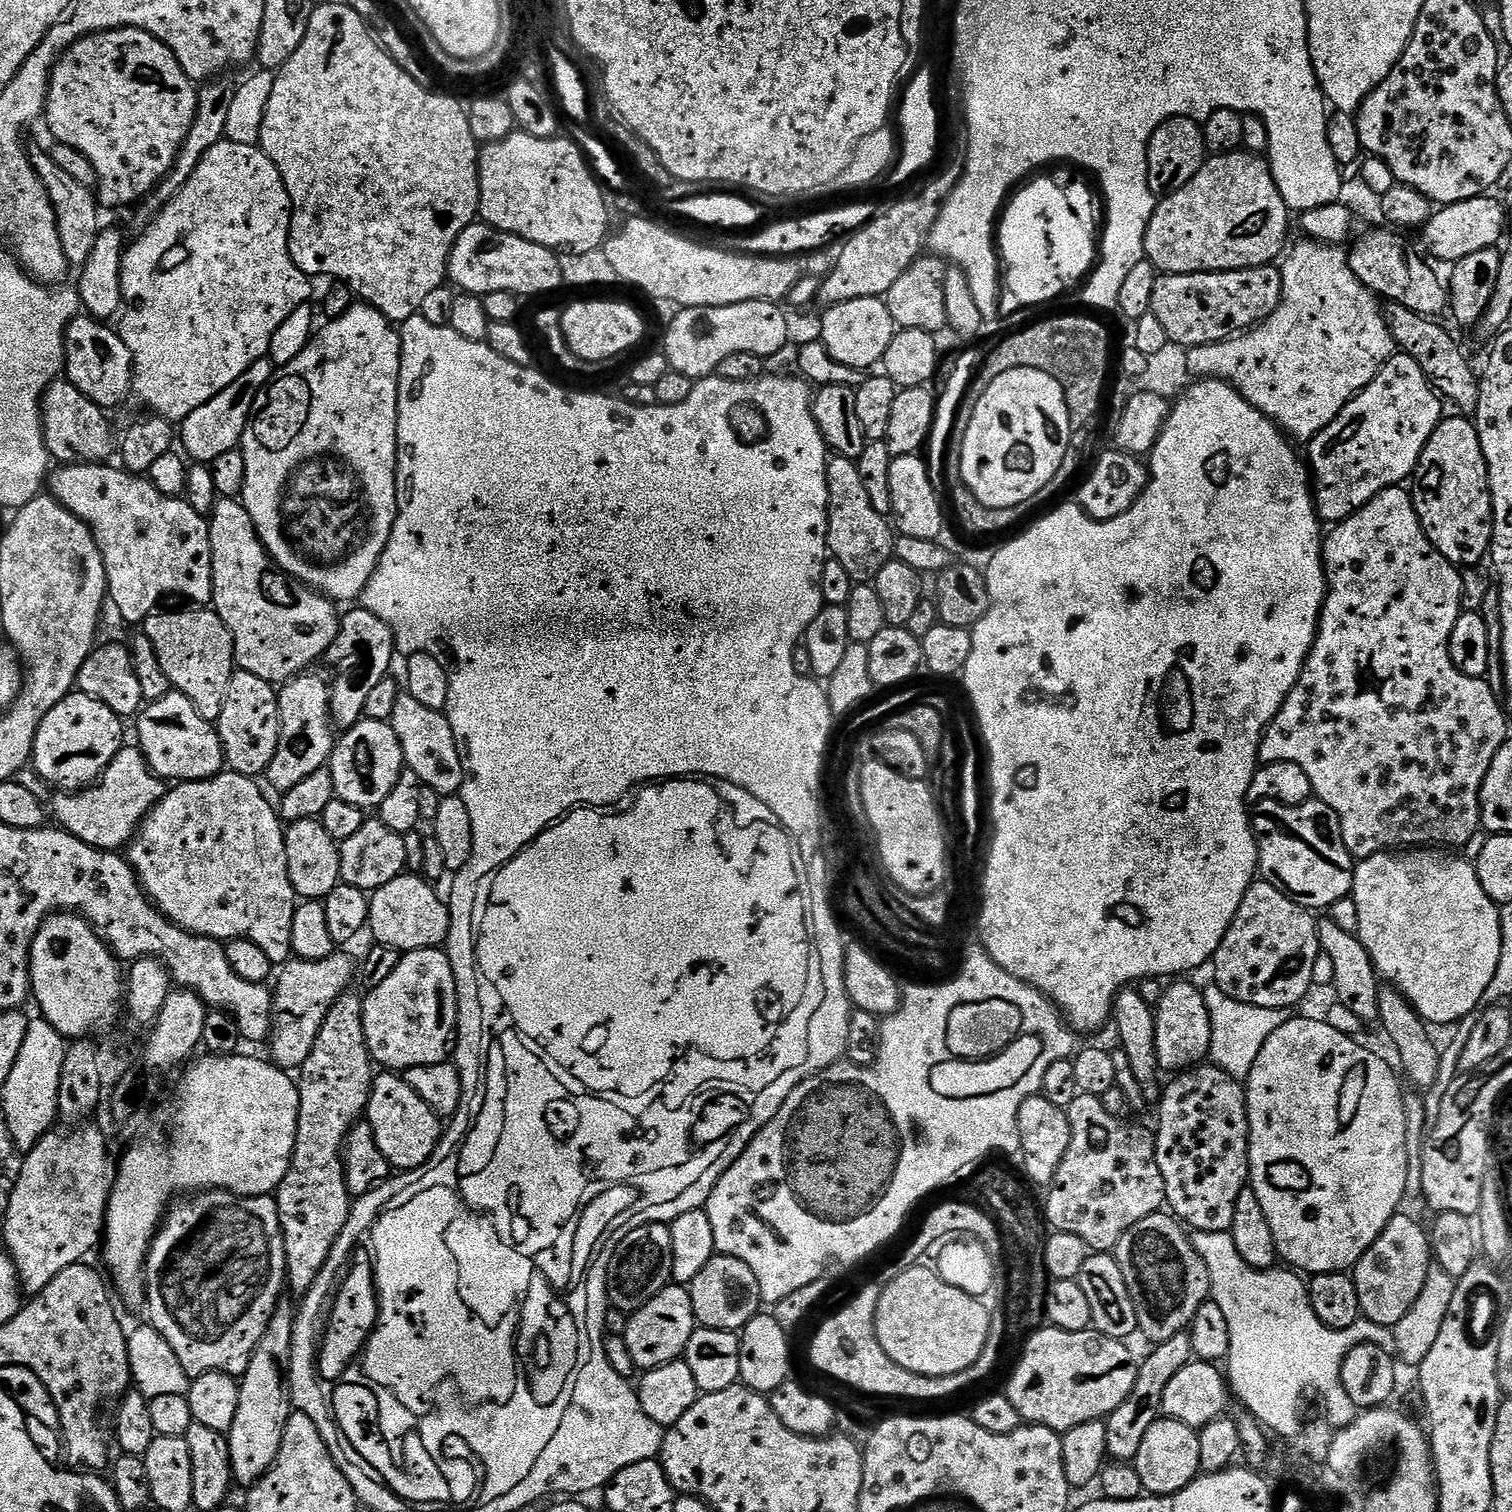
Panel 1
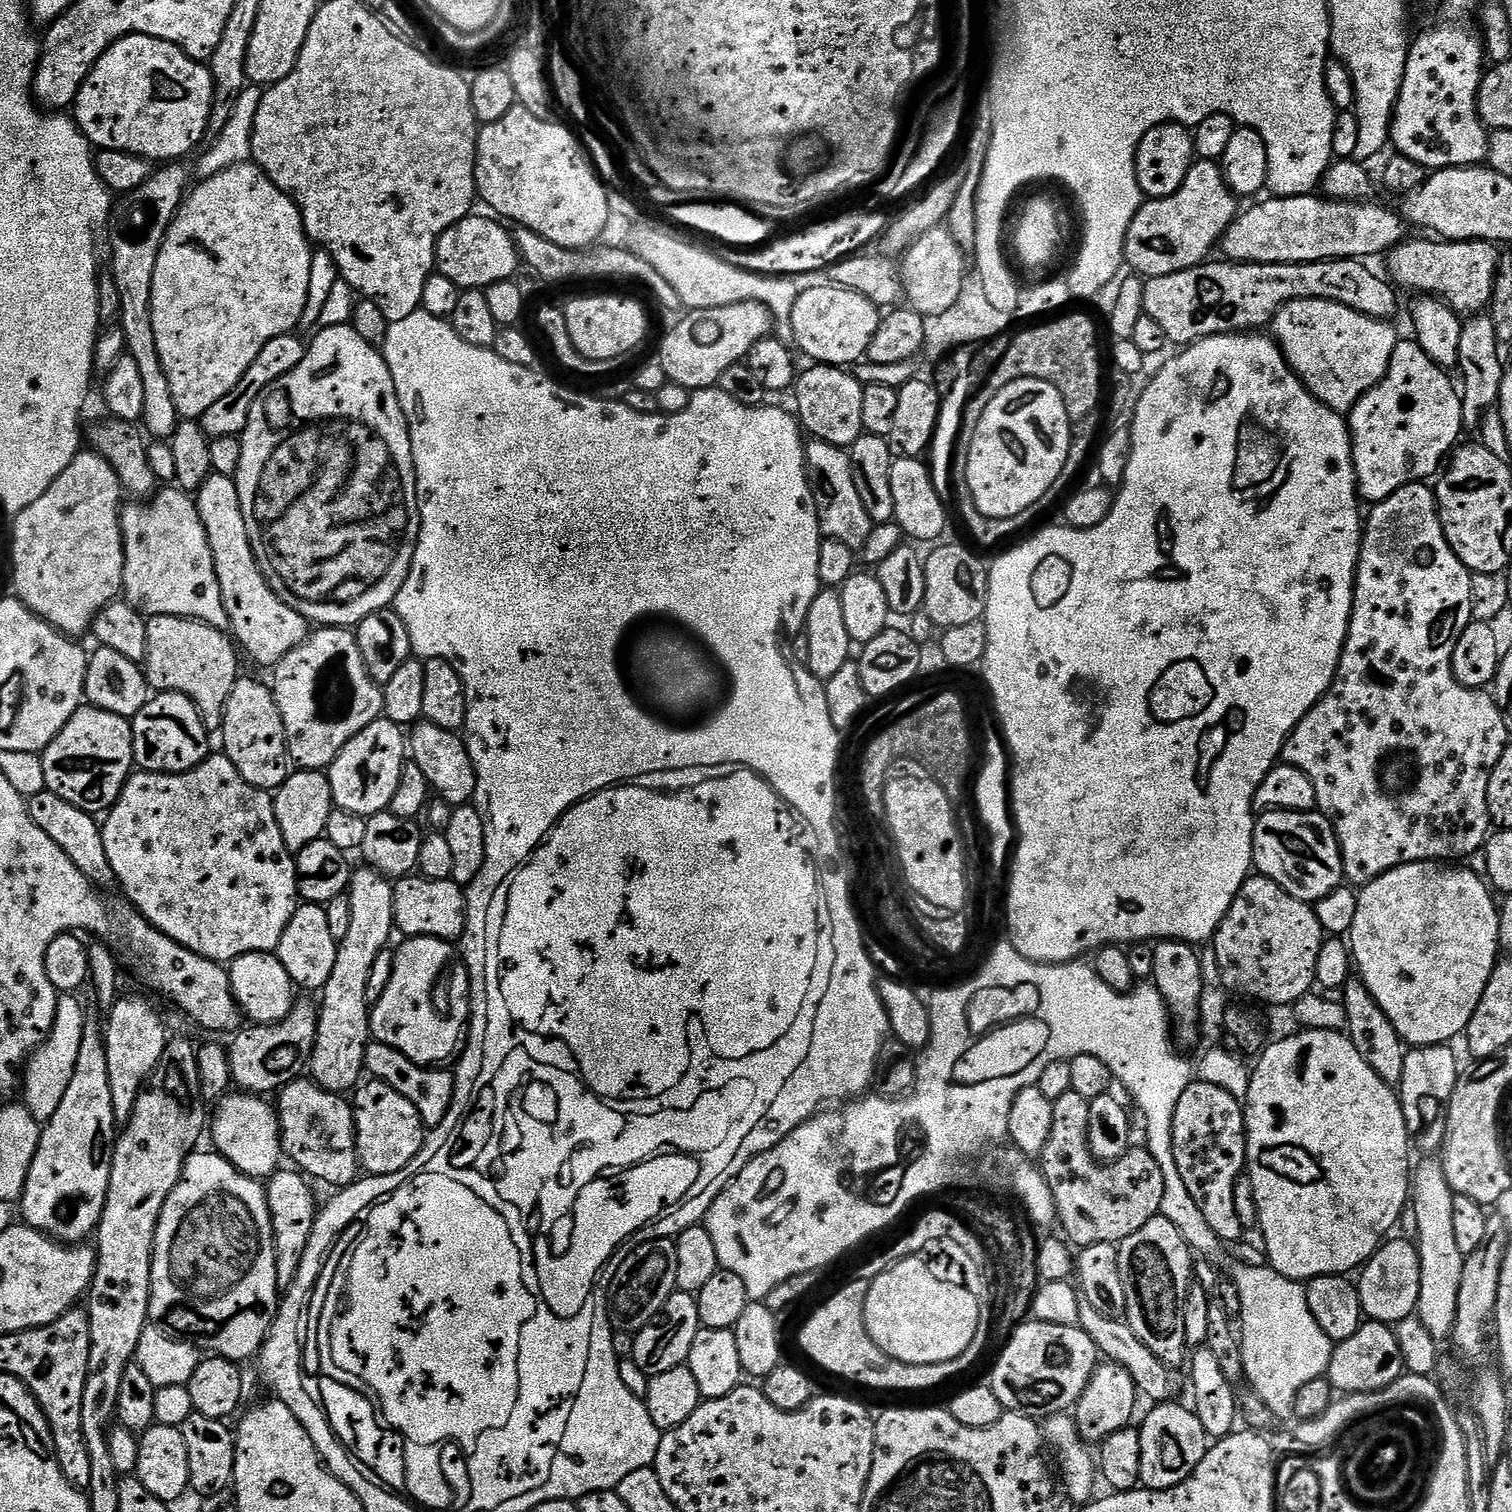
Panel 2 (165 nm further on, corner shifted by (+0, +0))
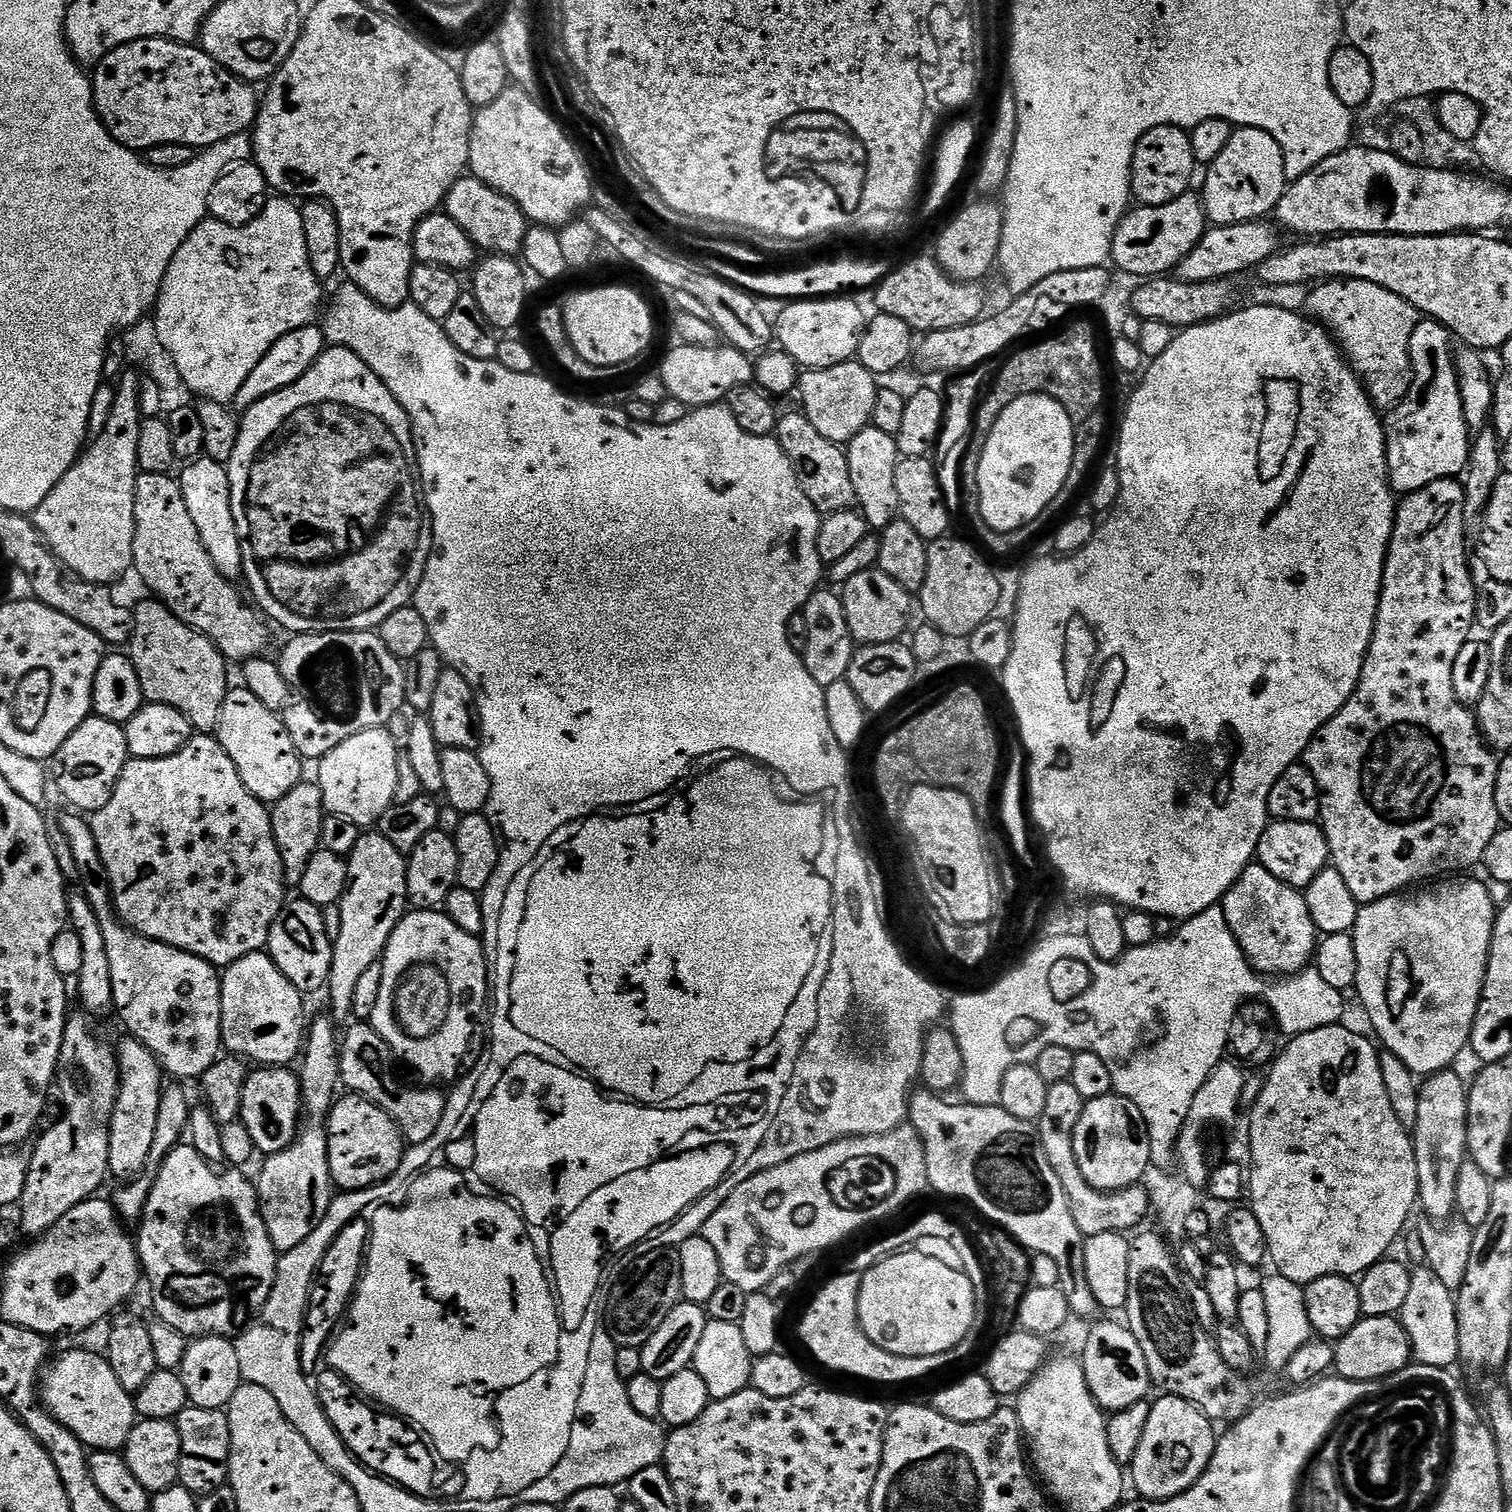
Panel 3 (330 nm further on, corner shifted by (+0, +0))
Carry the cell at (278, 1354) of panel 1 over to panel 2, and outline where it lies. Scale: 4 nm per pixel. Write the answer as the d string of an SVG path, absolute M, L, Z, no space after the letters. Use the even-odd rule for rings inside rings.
M277 1171L276 1175L271 1177L266 1184L268 1209L272 1215L274 1250L276 1251L276 1281L281 1290L290 1286L298 1271L298 1266L302 1266L302 1254L306 1254L306 1246L310 1242L310 1234L314 1230L318 1211L316 1196L311 1188L313 1185L299 1171L284 1171Z

